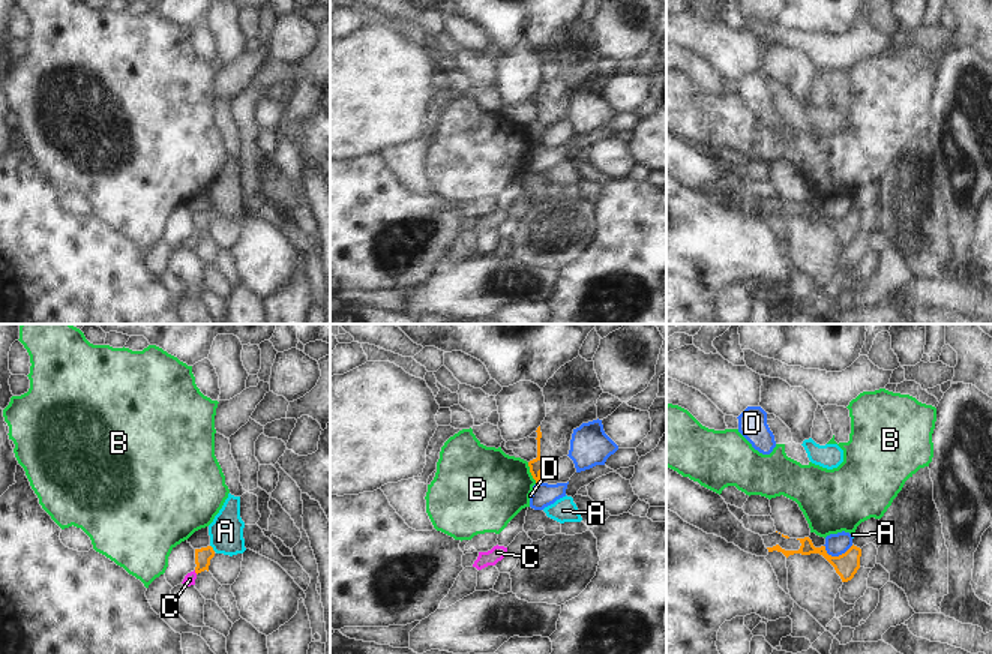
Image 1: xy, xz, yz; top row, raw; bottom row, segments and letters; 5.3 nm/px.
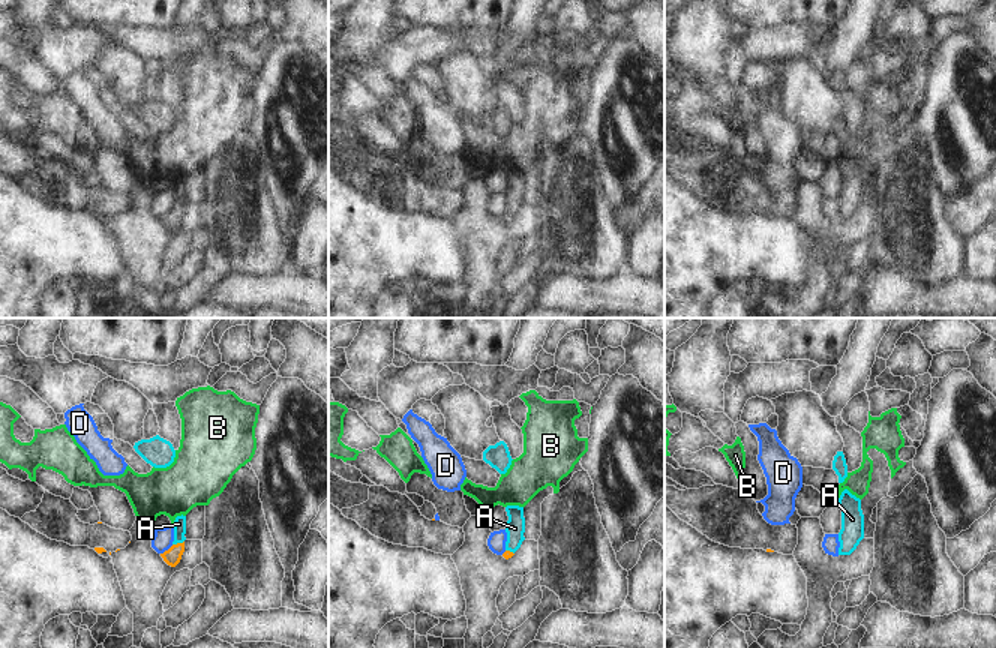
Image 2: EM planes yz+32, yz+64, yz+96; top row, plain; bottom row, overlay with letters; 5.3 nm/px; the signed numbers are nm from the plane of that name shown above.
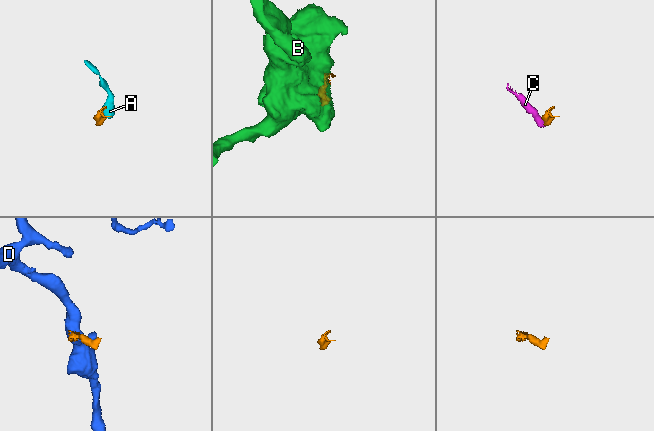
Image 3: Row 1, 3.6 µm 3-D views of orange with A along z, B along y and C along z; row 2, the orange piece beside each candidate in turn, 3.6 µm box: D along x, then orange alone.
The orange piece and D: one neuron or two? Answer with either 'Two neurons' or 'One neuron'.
Two neurons

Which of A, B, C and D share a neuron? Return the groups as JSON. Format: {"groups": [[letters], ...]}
{"groups": [["A", "C"], ["B"], ["D"]]}

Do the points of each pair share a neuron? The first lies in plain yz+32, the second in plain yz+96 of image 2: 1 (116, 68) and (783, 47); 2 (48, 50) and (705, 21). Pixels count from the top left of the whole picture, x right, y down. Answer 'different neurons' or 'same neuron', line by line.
1: different neurons
2: different neurons

